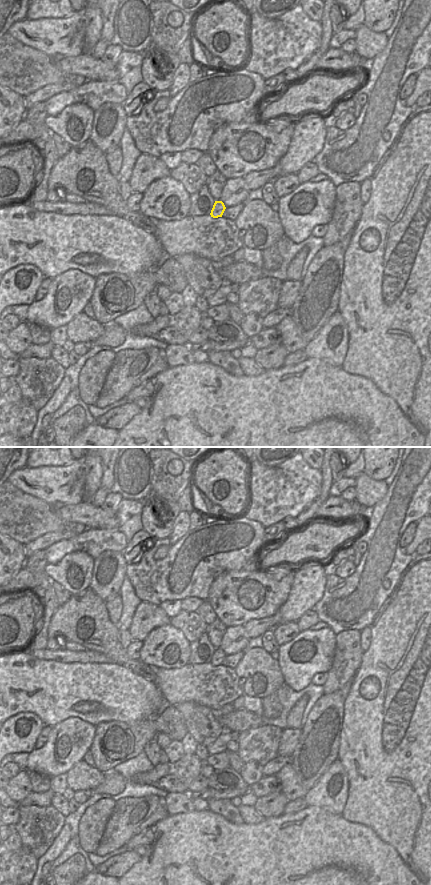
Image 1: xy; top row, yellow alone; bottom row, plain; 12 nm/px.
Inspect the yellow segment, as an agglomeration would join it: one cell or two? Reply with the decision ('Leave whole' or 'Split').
Leave whole.

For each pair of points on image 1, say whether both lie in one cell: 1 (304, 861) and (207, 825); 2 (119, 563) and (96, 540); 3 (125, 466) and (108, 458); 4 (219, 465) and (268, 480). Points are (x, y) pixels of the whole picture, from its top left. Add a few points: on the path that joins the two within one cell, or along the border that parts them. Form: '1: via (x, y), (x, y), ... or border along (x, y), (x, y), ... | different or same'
1: via (277, 861), (232, 861), (223, 852) | same
2: border along (121, 551), (105, 550), (94, 559) | different
3: border along (117, 457), (114, 463), (113, 484) | different
4: border along (247, 461), (249, 498) | different

